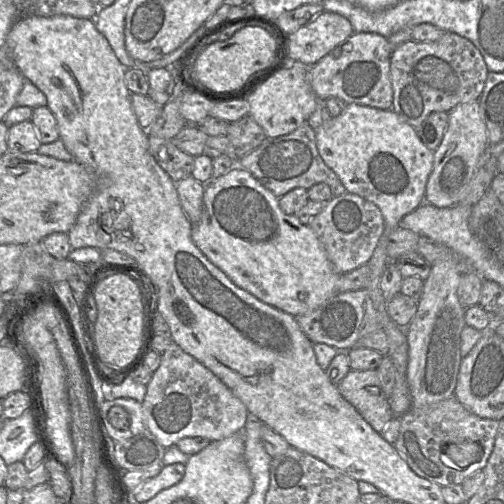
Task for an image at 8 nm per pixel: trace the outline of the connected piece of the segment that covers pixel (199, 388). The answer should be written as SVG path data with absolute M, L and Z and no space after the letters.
M172 343L162 353L160 366L147 384L142 402L146 428L164 447L169 448L186 437L222 440L242 432L248 410L241 400L207 367Z

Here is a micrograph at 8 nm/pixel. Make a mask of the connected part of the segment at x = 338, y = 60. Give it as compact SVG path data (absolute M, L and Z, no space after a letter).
M355 32L341 46L309 68L309 83L322 100L336 97L346 104L359 104L382 110L392 109L393 89L390 79L392 47L377 33Z

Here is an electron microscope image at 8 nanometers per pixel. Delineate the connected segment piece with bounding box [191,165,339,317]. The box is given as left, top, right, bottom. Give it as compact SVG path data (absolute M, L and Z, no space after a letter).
M235 165L226 174L218 178L212 178L205 184L202 215L200 220L196 224L193 224L191 236L193 242L202 251L202 253L216 267L222 270L235 285L252 294L262 302L278 308L294 317L315 310L333 295L338 293L337 280L339 278L339 274L336 273L329 261L325 249L316 233L309 227L309 225L302 224L295 214L284 213L279 206L279 198L262 186L249 171L237 165Z

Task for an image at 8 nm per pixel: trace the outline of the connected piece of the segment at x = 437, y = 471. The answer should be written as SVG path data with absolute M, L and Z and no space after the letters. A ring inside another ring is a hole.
M455 396L435 403L429 407L410 408L400 416L400 430L393 447L411 470L421 478L436 483L441 487L459 485L478 471L483 471L493 450L499 420L481 418L464 405ZM464 441L477 442L482 447L479 460L465 468L455 464L455 468L445 465L440 458L443 447Z

